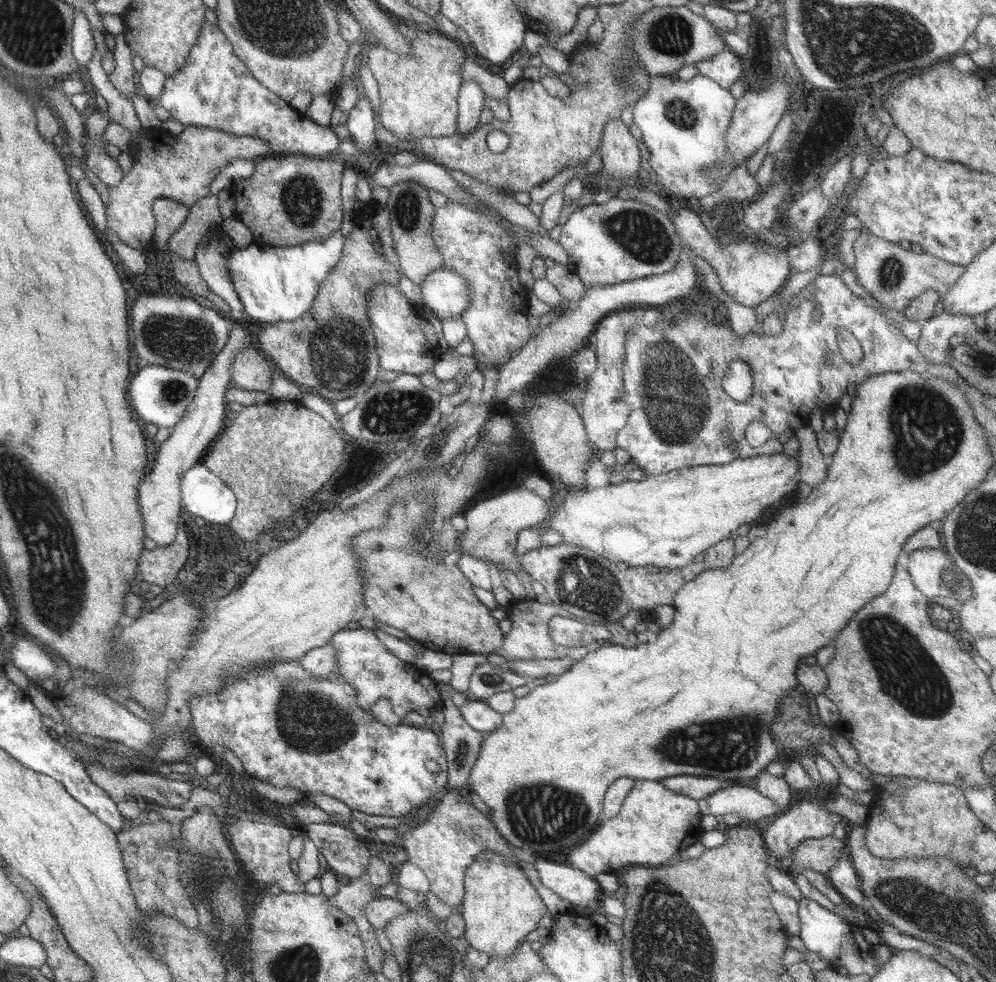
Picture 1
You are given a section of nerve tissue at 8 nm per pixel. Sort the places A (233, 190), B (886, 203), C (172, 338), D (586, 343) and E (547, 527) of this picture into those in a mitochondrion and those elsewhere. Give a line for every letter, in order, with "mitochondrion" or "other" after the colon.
A: other
B: mitochondrion
C: mitochondrion
D: other
E: other

